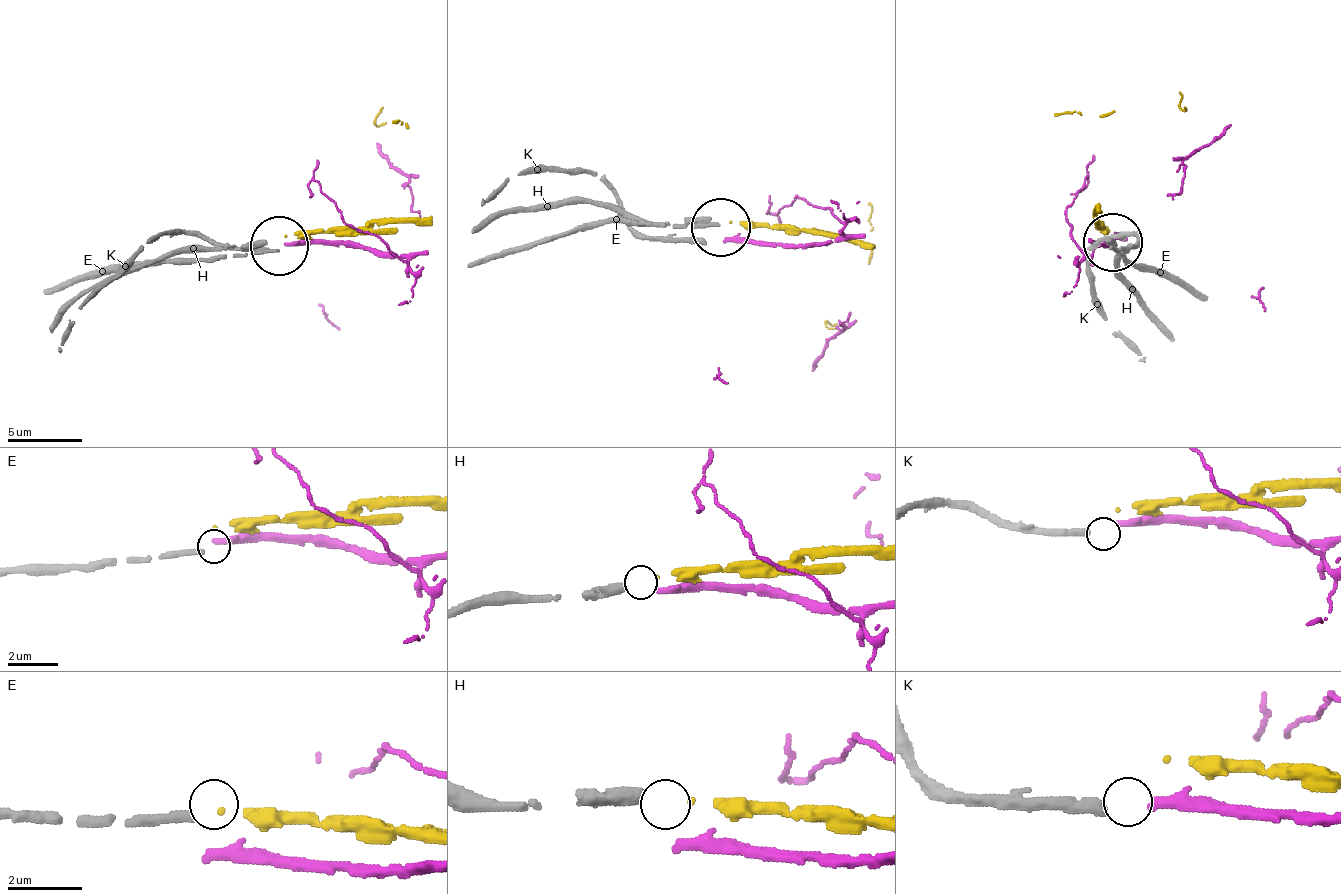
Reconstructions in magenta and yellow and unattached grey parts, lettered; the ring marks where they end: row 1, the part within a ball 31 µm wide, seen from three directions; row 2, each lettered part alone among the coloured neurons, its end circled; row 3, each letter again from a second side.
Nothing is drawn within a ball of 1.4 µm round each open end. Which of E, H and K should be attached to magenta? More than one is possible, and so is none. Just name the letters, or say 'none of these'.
none of these

